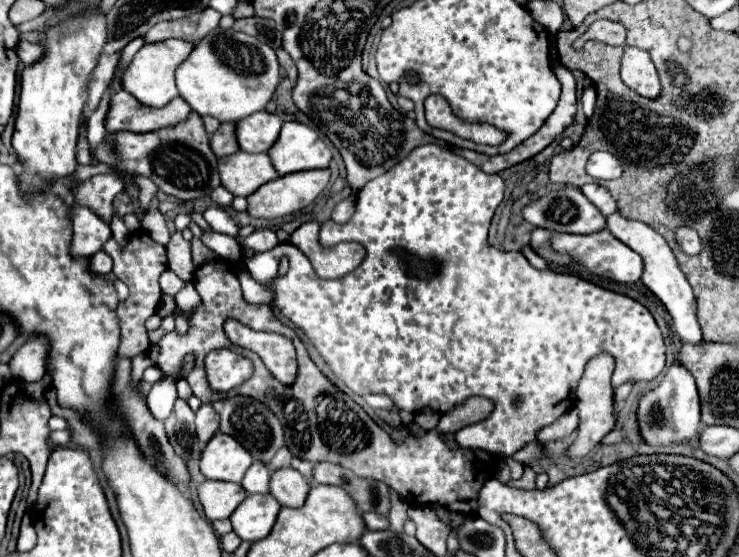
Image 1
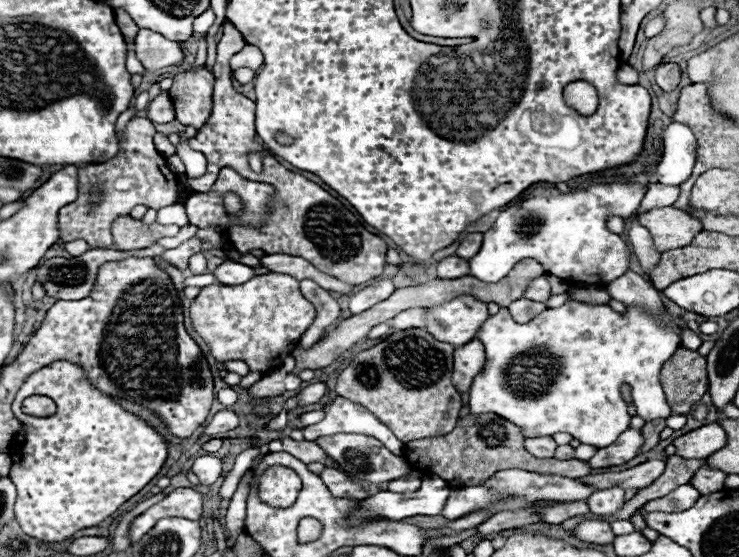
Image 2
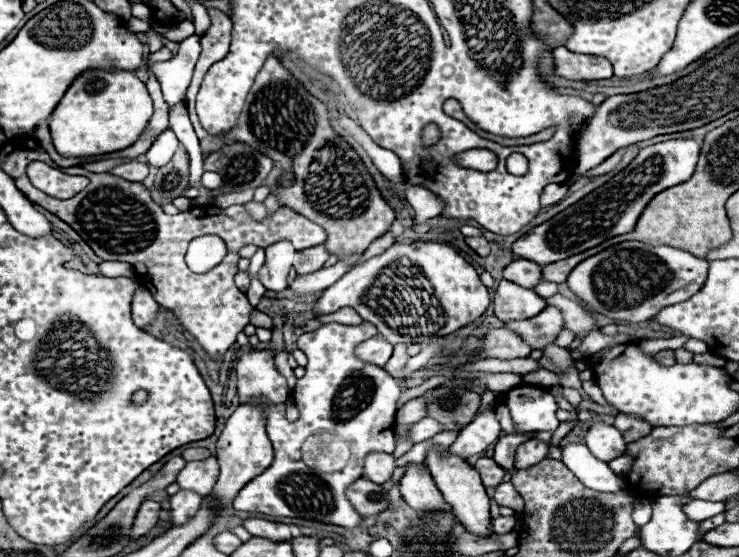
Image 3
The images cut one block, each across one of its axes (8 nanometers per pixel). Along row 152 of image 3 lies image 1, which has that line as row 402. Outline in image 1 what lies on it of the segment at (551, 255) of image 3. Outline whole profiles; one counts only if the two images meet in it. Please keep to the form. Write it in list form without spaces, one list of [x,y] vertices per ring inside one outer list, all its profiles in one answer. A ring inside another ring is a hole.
[[[676,362],[668,368],[664,380],[650,392],[646,392],[638,402],[638,430],[646,444],[650,446],[670,446],[684,444],[698,436],[700,432],[700,402],[698,390],[692,374],[678,366]]]

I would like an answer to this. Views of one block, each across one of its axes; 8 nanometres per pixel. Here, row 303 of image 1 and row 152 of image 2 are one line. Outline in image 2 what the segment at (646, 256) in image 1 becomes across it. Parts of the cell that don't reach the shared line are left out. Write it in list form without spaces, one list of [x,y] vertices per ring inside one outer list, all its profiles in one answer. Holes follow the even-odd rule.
[[[670,122],[664,128],[664,150],[652,176],[660,184],[680,186],[694,168],[696,138],[692,130],[680,122]]]

